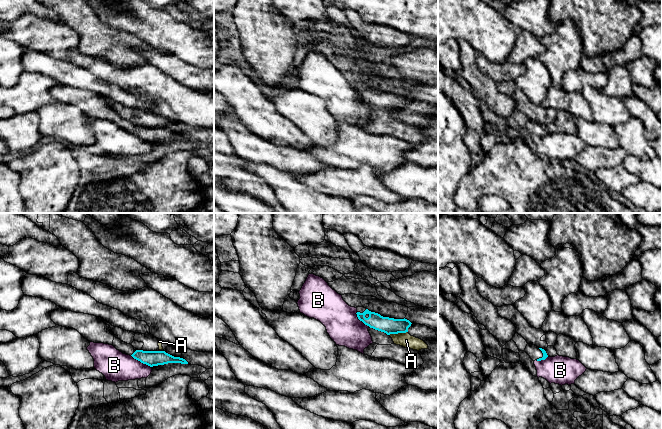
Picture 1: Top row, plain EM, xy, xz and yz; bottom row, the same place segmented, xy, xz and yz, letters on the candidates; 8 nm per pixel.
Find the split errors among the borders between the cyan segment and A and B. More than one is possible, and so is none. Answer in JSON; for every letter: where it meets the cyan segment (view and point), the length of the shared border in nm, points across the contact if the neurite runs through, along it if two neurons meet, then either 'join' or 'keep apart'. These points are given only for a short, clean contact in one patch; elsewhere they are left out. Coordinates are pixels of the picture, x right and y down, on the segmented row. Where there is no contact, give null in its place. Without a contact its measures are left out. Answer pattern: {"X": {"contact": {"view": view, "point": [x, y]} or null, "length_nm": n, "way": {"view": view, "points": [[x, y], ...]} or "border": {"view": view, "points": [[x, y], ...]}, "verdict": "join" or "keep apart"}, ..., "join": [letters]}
{"A": {"contact": {"view": "xz", "point": [398, 332]}, "length_nm": 160, "verdict": "keep apart"}, "B": {"contact": {"view": "xy", "point": [141, 362]}, "length_nm": 190, "verdict": "keep apart"}, "join": []}

